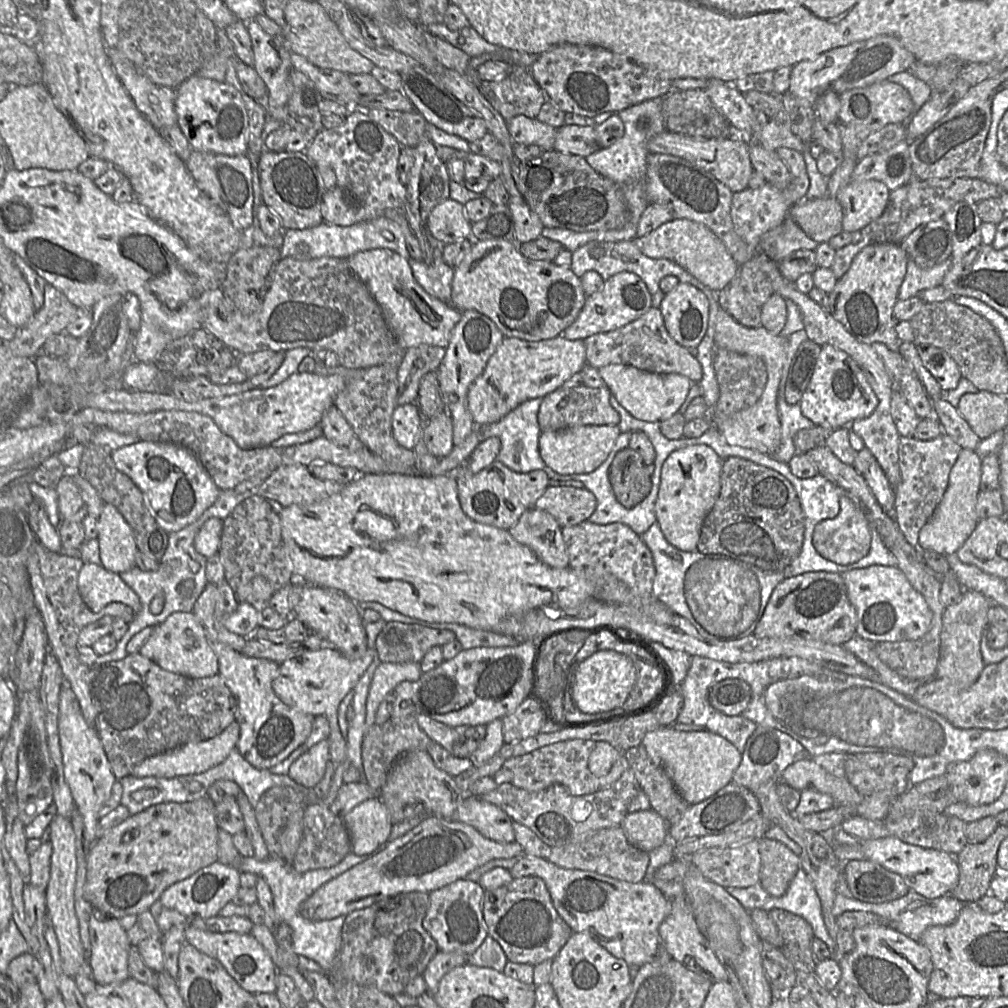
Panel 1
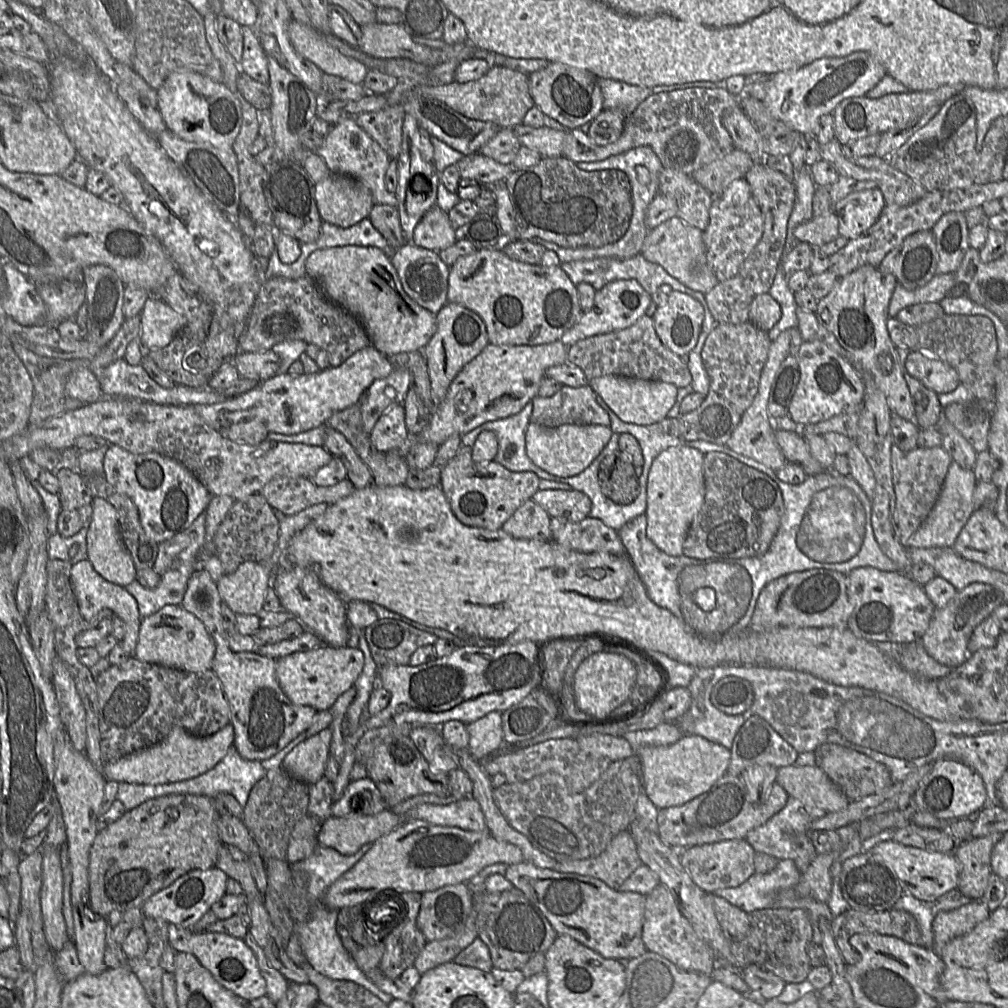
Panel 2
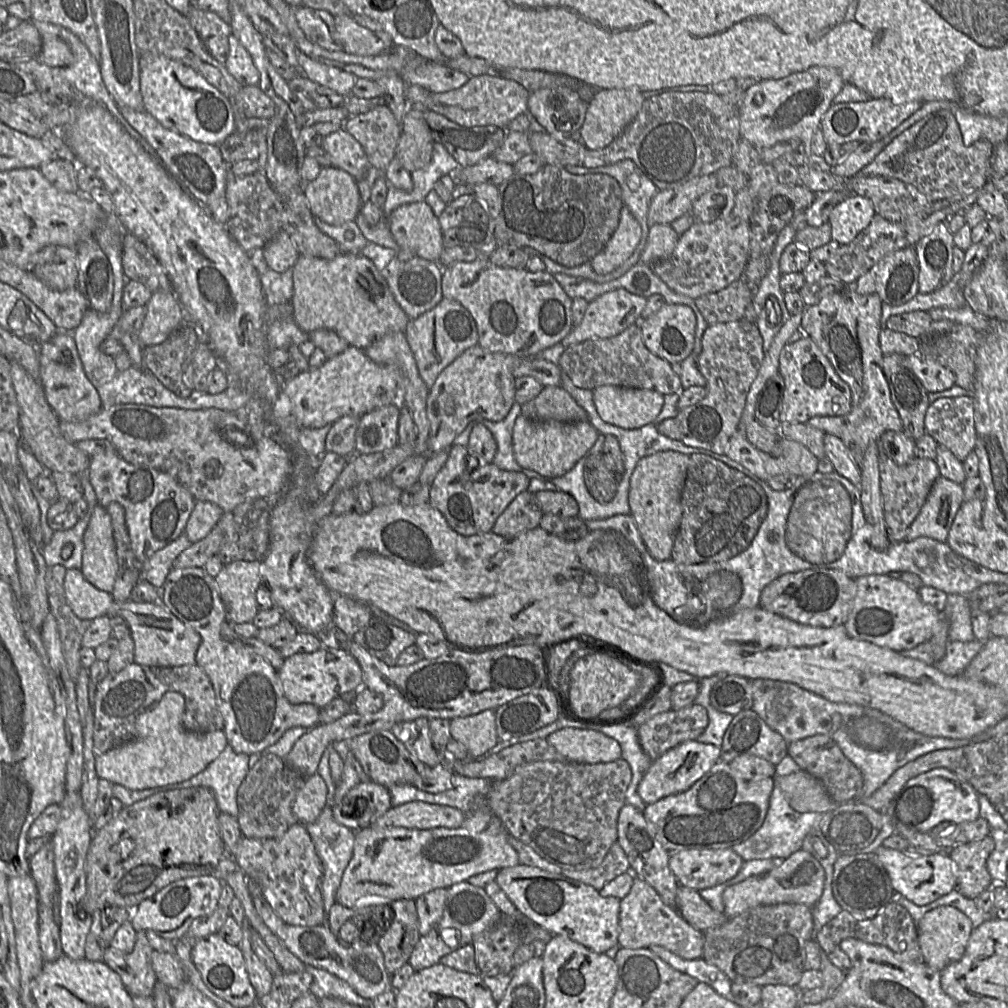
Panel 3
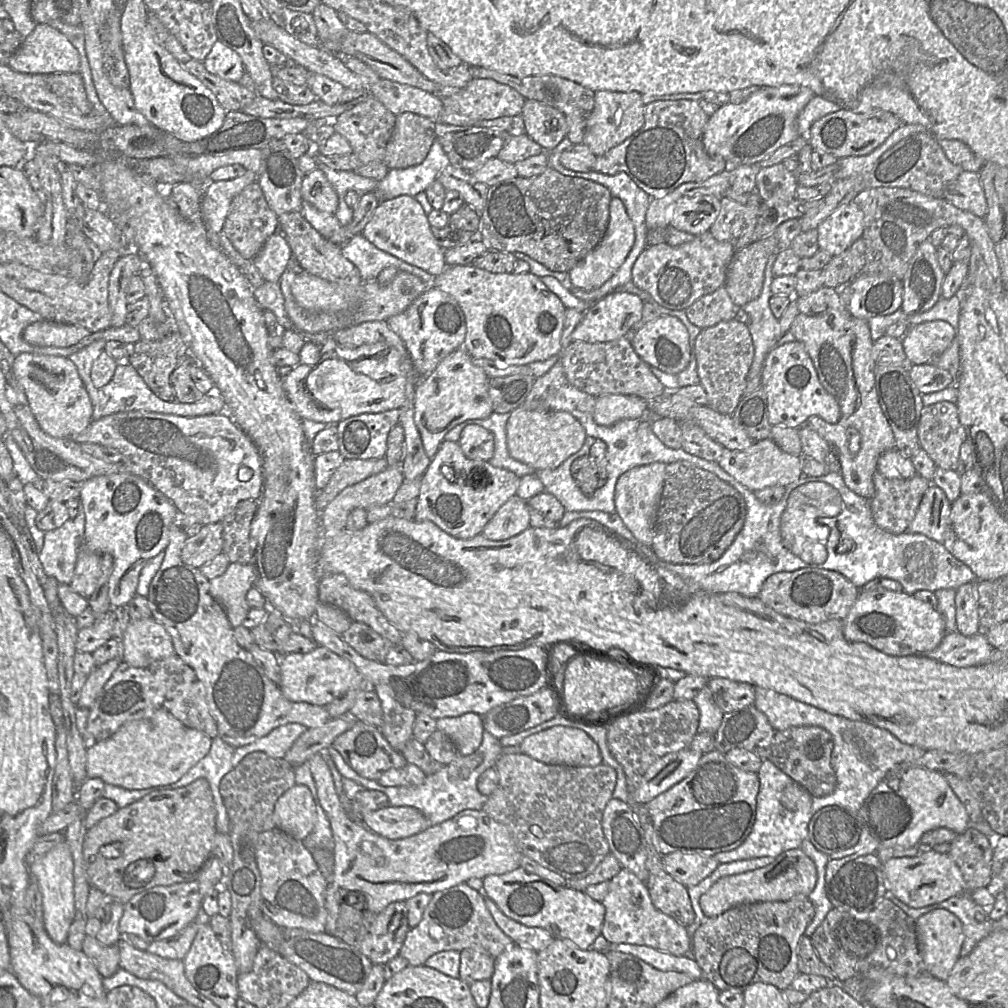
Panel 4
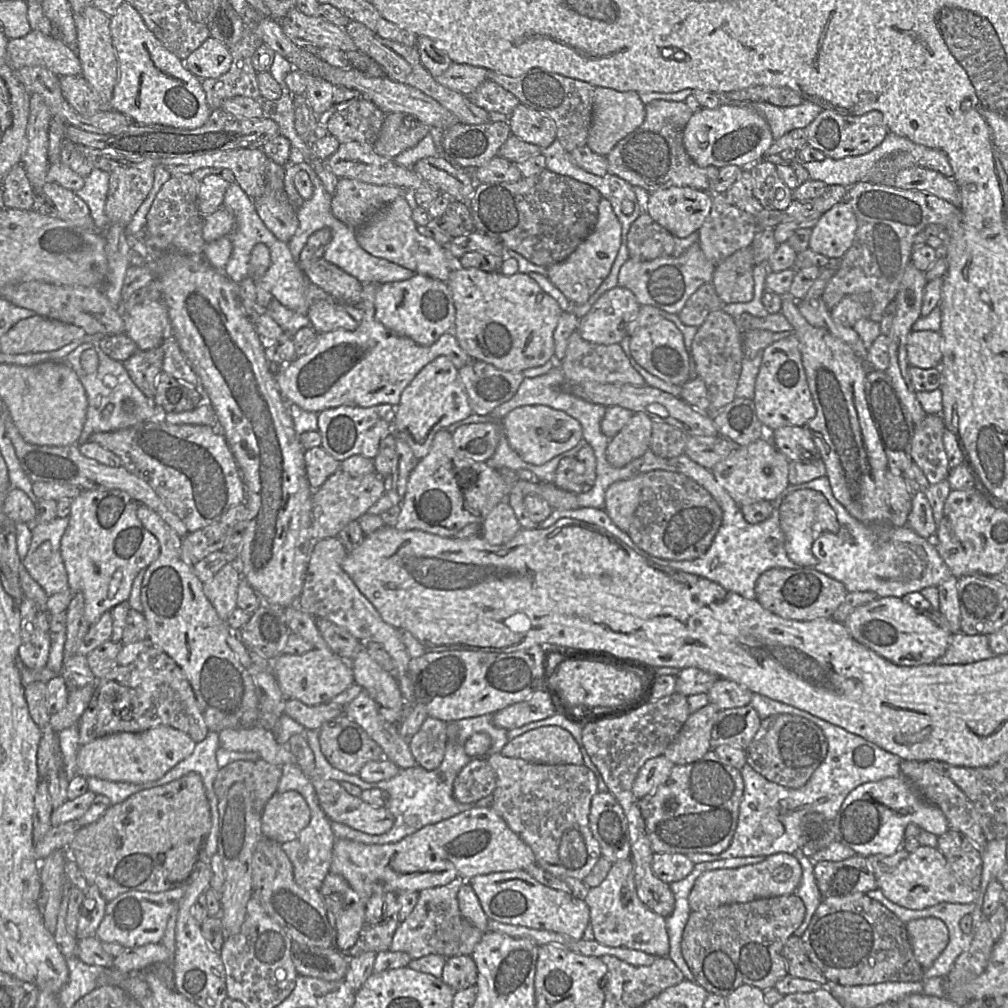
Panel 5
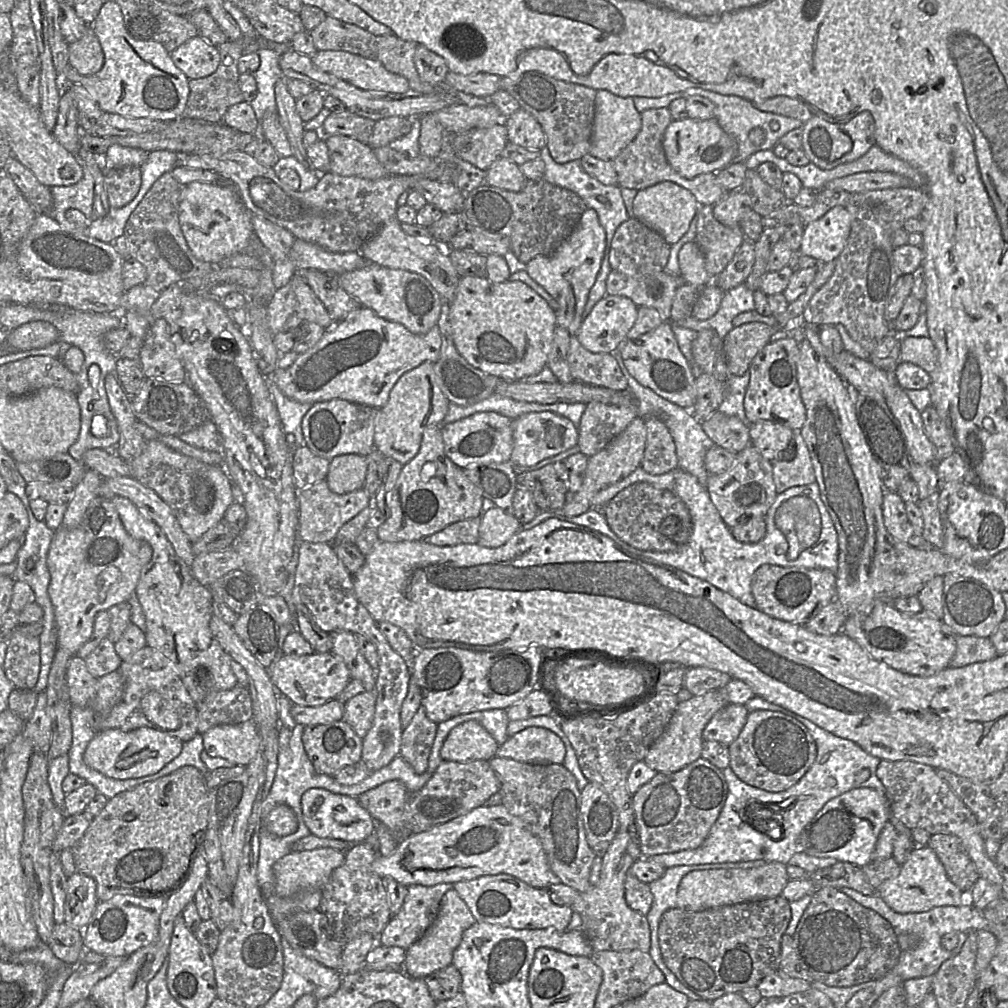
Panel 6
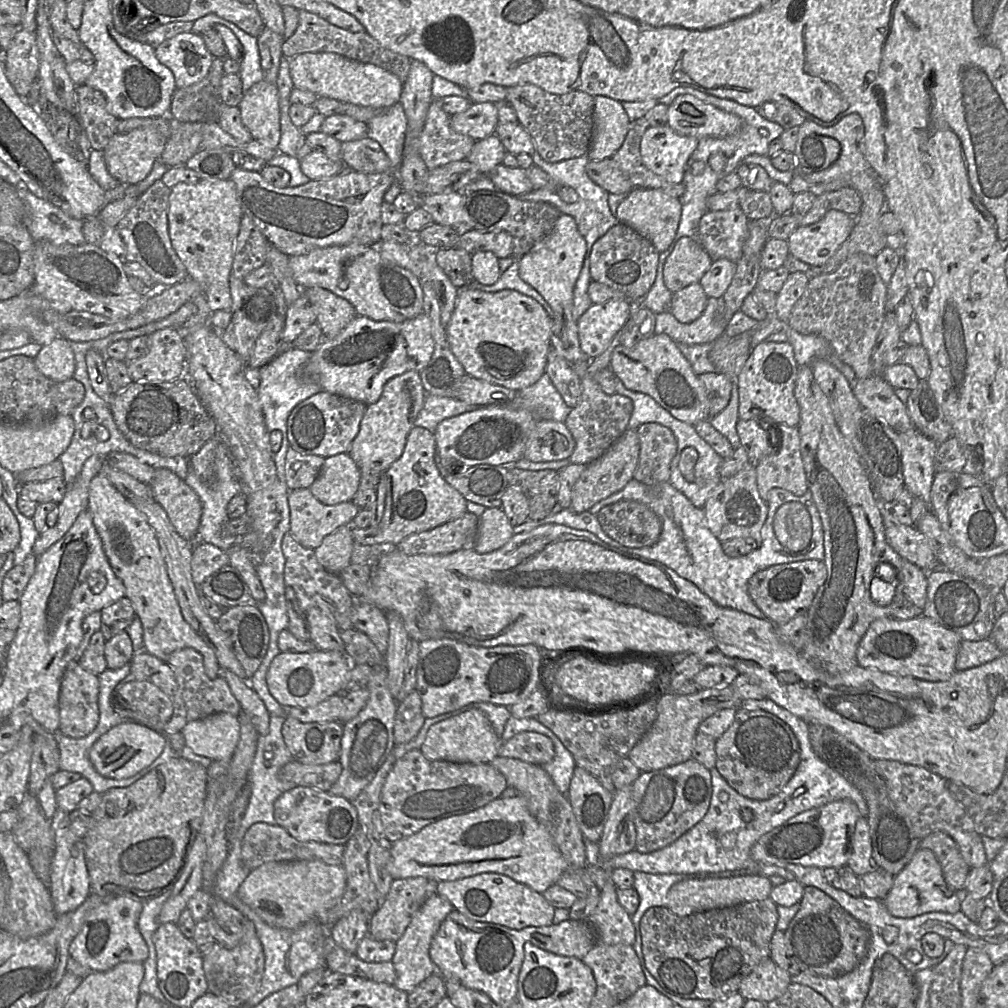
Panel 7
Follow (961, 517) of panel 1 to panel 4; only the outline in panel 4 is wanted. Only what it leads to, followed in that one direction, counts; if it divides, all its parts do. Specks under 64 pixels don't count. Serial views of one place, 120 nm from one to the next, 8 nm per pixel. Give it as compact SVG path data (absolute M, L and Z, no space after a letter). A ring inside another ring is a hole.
M931 484L926 490L908 526L911 533L920 533L928 538L942 542L952 503L946 498L944 491Z

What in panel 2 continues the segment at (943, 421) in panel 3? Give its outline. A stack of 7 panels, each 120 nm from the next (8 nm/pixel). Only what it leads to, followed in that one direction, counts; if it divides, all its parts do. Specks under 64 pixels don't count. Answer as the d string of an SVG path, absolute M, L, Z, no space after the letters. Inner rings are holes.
M972 400L951 403L942 409L943 416L955 426L977 453L988 449L990 415L994 402Z

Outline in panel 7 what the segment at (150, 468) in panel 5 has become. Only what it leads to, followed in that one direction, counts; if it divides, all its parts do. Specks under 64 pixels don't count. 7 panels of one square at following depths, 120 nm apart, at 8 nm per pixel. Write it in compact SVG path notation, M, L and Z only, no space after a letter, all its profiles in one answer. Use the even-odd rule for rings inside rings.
M155 469L149 483L154 500L166 511L167 516L180 536L187 541L197 541L203 506L196 492L174 472Z

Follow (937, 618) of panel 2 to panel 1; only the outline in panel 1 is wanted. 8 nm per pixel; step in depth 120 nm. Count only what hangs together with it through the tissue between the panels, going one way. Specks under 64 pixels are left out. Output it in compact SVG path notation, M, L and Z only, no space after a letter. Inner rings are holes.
M964 589L960 600L943 612L940 636L940 656L934 678L947 678L961 688L973 685L986 666L981 650L981 636L988 626L991 600L981 592Z

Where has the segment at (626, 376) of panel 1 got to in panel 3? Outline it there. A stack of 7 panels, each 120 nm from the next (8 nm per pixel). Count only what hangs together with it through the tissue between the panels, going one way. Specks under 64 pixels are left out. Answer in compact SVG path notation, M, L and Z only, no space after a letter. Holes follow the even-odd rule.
M602 385L593 390L596 411L600 418L624 429L636 429L654 423L664 395L650 389Z

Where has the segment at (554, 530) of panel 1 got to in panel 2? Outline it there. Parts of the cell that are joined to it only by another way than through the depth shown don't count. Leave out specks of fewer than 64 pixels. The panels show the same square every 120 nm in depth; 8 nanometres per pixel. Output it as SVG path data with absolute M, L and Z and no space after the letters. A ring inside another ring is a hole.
M533 499L523 503L501 530L516 539L552 540L551 516Z

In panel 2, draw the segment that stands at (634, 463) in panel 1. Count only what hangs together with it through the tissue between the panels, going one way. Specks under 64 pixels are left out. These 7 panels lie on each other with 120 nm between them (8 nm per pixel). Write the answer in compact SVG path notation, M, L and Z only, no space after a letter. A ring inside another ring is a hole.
M619 450L607 455L600 463L598 482L602 493L618 505L629 505L639 495L639 477L631 458Z

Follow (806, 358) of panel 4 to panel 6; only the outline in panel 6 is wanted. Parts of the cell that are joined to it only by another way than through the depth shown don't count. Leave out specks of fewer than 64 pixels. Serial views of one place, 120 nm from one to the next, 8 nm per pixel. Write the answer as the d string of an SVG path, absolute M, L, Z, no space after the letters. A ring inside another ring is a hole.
M792 337L769 342L750 364L749 384L744 398L746 421L776 421L793 430L801 430L806 409L802 401L797 378L800 343Z

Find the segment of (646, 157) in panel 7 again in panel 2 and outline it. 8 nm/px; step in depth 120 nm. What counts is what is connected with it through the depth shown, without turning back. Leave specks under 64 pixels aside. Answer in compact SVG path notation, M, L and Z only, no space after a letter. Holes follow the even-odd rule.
M867 52L845 57L817 59L797 70L770 75L762 100L769 113L788 127L806 136L817 136L822 115L833 113L844 99L864 96L886 75L884 66Z

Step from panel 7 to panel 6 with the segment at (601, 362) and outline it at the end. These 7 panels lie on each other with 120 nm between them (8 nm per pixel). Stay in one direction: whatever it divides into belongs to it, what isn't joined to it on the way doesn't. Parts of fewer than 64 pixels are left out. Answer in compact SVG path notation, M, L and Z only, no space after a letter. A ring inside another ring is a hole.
M590 402L577 425L579 452L591 457L602 450L637 417L634 408Z

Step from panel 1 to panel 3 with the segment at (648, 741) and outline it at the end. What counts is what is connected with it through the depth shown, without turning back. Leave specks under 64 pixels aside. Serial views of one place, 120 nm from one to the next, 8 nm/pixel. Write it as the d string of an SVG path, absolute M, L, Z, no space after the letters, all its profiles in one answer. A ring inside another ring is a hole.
M697 740L685 741L651 762L638 785L638 794L646 804L652 804L669 795L684 792L707 773L720 756L721 749L715 745Z

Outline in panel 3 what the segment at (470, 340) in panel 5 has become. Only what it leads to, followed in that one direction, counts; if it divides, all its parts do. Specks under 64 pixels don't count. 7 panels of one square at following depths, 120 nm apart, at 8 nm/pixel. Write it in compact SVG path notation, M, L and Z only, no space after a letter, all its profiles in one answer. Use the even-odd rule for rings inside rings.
M486 255L472 262L460 261L442 268L443 297L455 300L472 315L478 332L478 345L490 352L518 357L535 357L555 345L572 330L571 299L547 271L531 272L525 268L503 268L494 265Z

